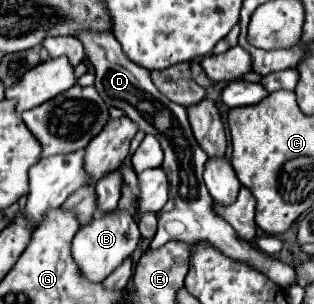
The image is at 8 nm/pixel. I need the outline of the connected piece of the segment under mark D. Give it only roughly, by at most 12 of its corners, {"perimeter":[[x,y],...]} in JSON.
{"perimeter":[[113,34],[79,40],[105,104],[161,142],[169,200],[149,250],[207,240],[287,288],[295,270],[213,212],[187,110]]}

